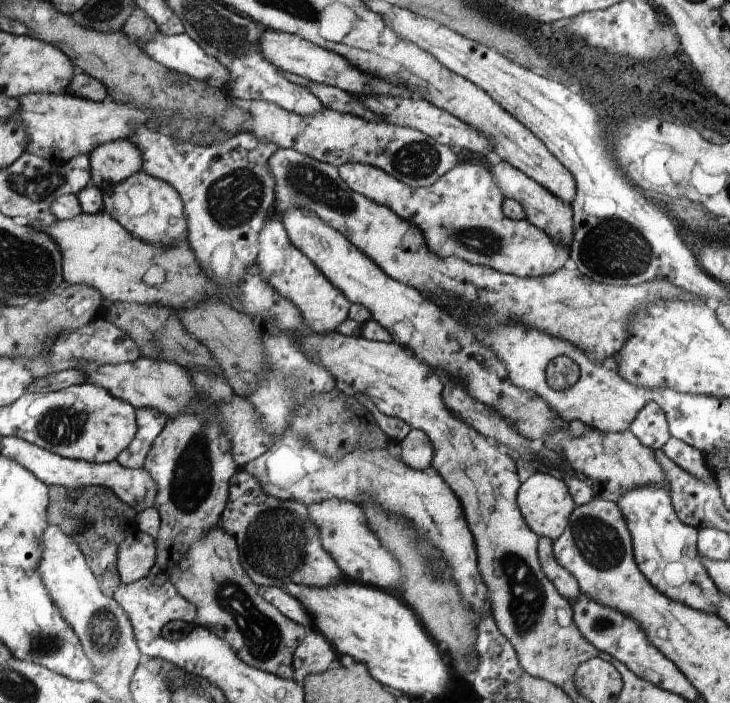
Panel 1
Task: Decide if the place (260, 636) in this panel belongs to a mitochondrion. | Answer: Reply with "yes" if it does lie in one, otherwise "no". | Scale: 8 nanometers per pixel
yes

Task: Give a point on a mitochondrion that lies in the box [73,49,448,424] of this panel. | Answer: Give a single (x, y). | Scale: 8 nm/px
(231, 199)

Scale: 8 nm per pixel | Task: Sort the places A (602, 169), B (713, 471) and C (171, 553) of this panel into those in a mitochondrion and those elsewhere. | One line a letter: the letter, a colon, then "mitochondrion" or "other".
A: other
B: other
C: other

